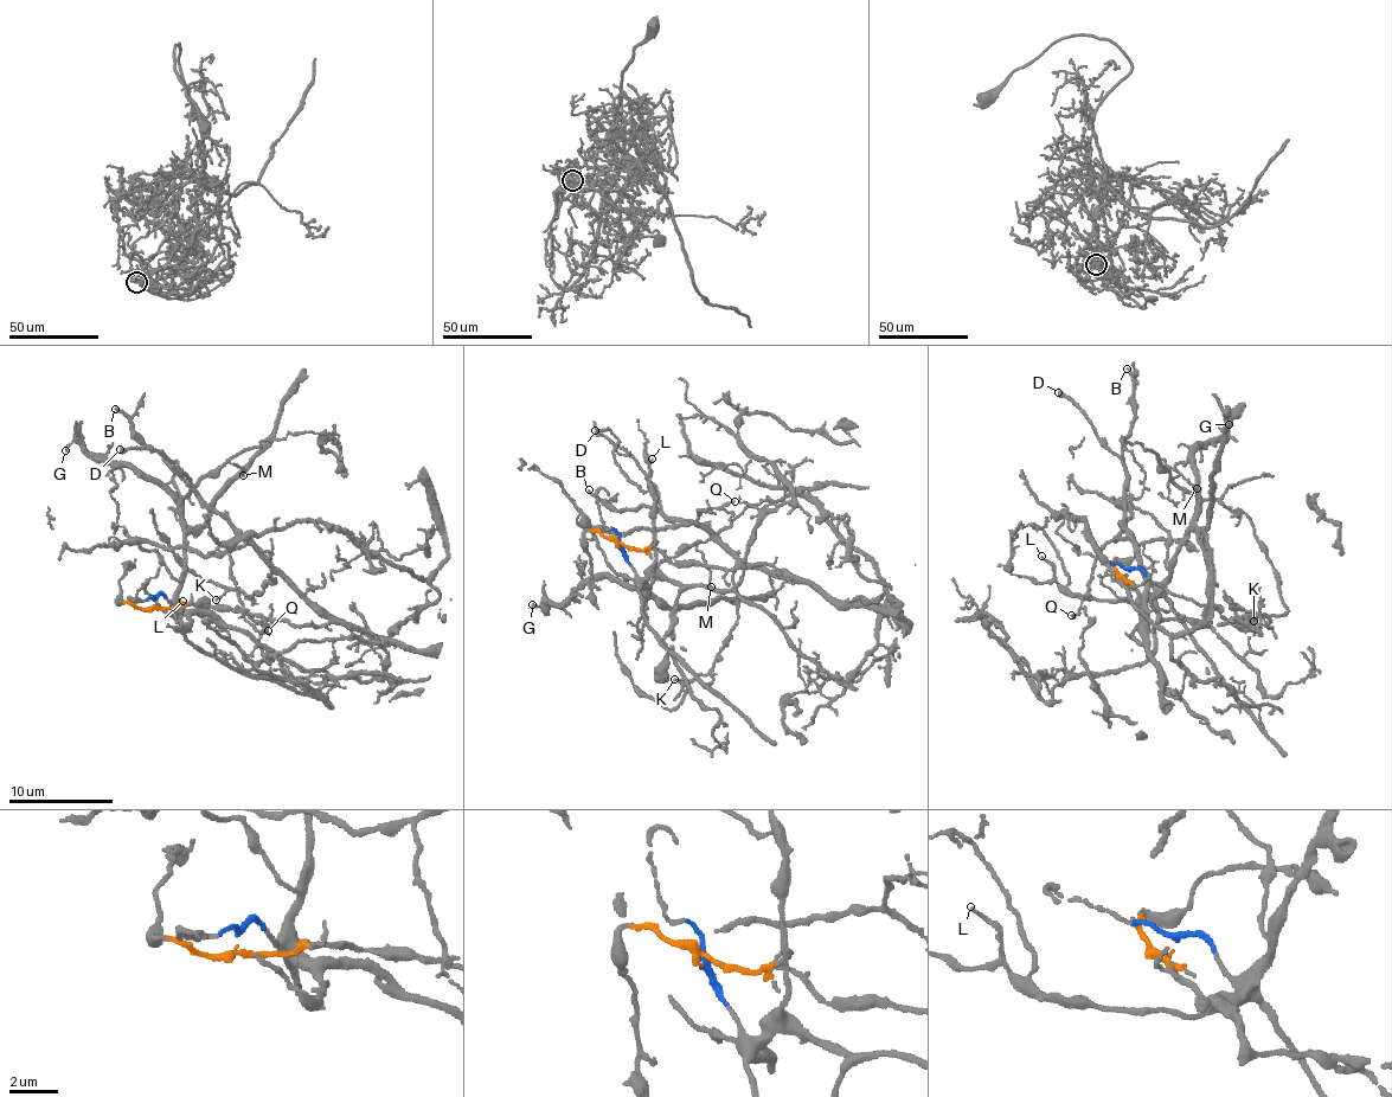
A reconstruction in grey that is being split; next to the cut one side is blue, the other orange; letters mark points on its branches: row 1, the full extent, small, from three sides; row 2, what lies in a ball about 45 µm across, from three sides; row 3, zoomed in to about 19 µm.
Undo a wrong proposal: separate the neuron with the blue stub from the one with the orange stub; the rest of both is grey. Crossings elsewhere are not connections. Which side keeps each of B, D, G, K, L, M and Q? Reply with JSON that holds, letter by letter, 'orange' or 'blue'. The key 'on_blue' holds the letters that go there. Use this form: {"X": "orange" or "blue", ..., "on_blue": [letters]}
{"B": "orange", "D": "orange", "G": "blue", "K": "orange", "L": "blue", "M": "blue", "Q": "orange", "on_blue": ["G", "L", "M"]}

